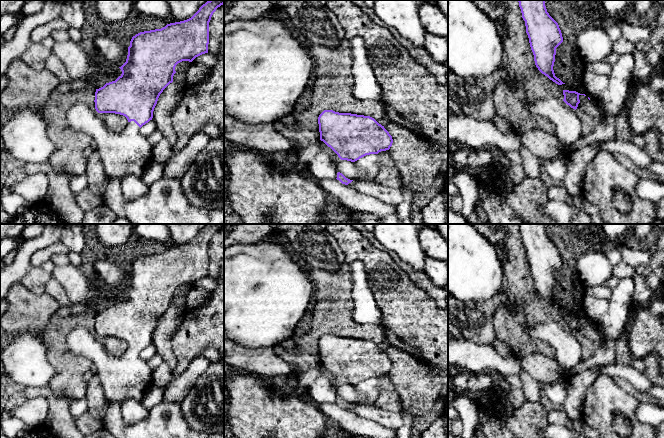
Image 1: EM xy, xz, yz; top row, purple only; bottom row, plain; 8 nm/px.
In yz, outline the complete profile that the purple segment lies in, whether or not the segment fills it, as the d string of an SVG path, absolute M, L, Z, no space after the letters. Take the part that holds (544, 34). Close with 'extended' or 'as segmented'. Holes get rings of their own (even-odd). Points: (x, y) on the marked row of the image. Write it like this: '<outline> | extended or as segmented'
M518 0L518 2L536 67L556 84L565 84L555 76L553 70L556 48L563 42L563 37L558 23L547 12L545 0Z | as segmented

